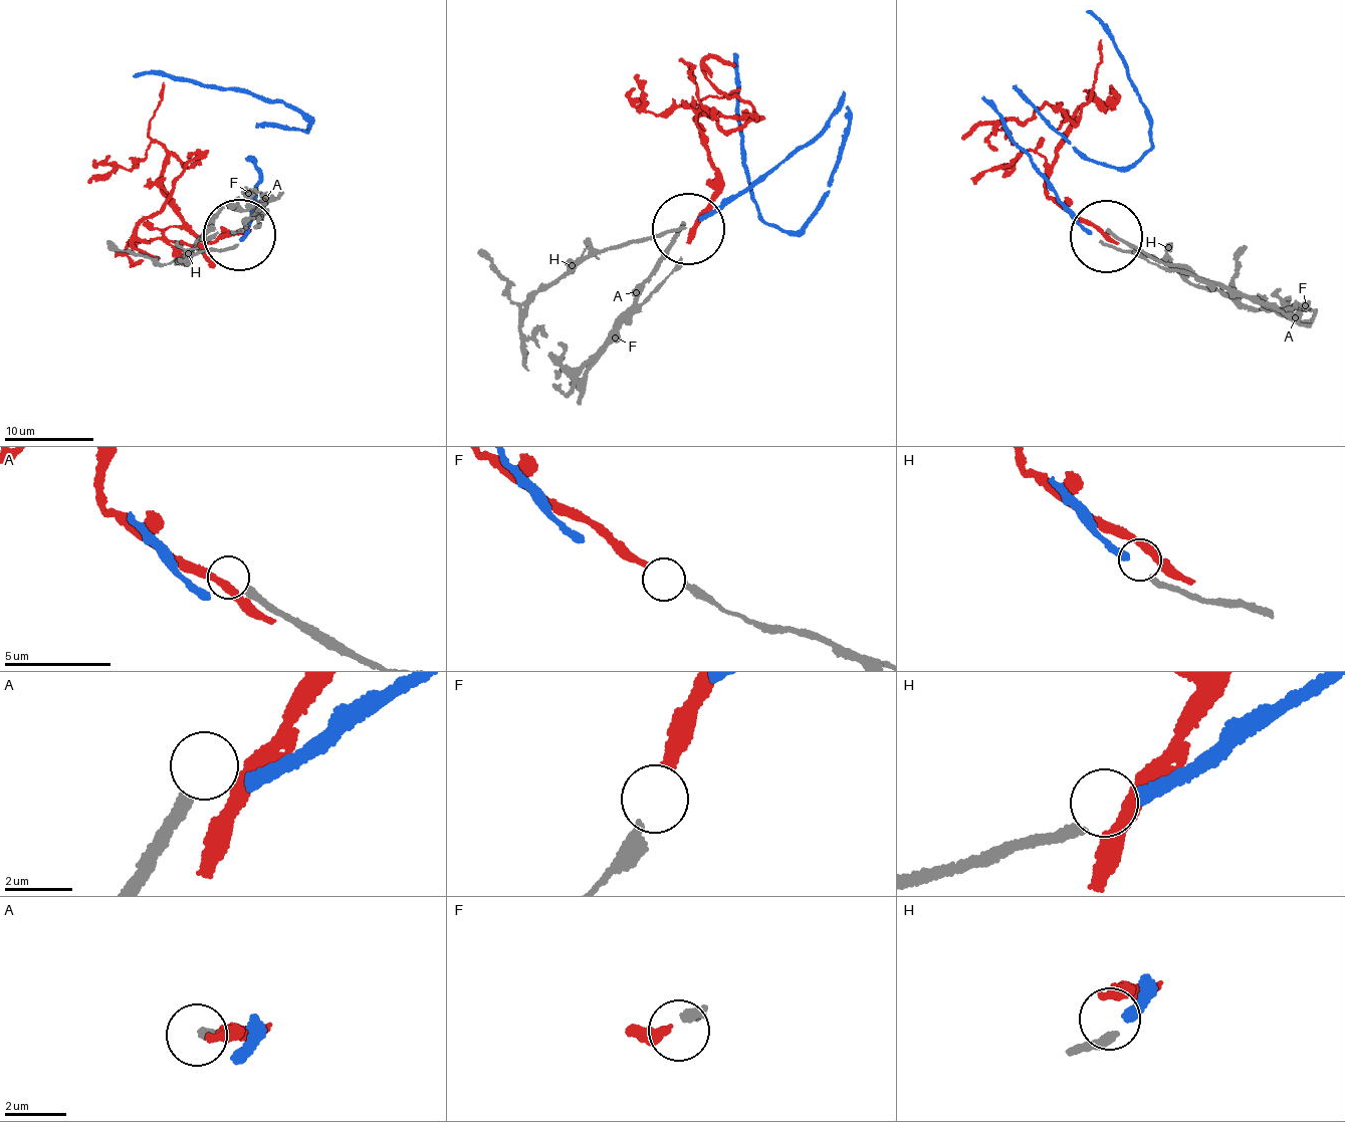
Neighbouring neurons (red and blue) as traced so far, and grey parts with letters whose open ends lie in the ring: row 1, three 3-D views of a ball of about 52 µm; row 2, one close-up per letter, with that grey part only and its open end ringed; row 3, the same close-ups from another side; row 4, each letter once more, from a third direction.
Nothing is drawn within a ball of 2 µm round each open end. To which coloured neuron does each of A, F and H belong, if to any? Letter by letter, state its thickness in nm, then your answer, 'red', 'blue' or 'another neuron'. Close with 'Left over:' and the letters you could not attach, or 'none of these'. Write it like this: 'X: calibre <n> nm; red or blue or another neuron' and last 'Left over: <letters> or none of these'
A: calibre 320 nm; another neuron
F: calibre 360 nm; red
H: calibre 240 nm; blue
Left over: A

